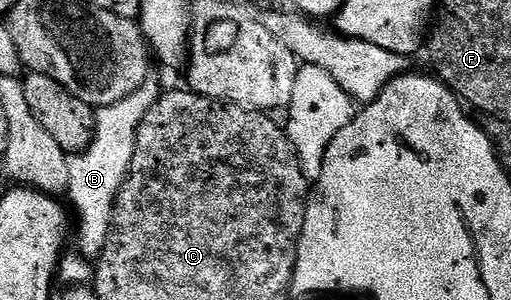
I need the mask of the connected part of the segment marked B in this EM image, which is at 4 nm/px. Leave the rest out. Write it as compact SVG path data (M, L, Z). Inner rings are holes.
M149 78L134 94L122 98L122 102L114 102L110 106L99 109L95 113L95 127L92 130L92 141L86 151L67 157L69 166L69 184L67 198L72 199L76 207L74 212L75 251L88 261L100 259L106 246L106 238L112 229L112 211L116 205L116 196L128 177L128 167L134 158L136 132L140 128L142 118L156 105L162 88Z

